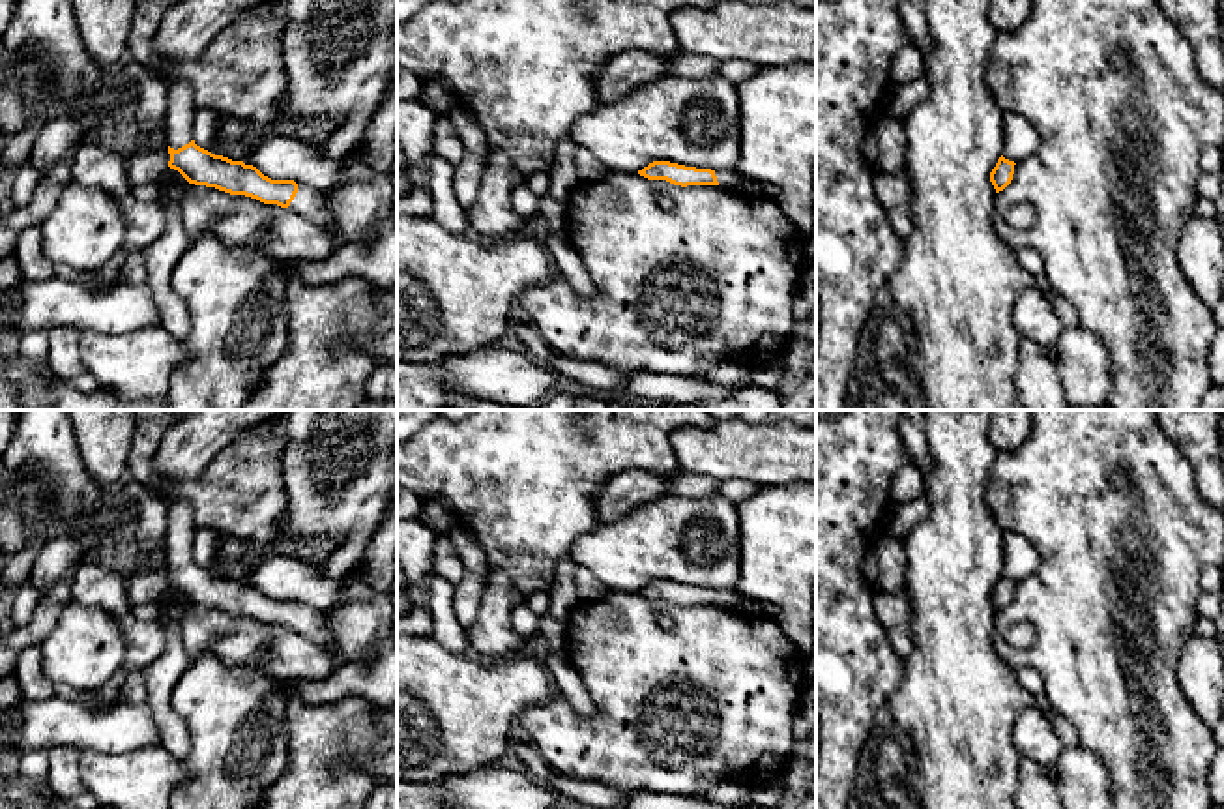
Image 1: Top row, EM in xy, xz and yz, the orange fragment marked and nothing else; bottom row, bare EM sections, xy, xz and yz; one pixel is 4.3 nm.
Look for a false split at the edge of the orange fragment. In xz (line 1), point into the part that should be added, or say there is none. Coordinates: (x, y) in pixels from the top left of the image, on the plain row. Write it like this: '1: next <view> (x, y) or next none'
1: next xz (727, 598)

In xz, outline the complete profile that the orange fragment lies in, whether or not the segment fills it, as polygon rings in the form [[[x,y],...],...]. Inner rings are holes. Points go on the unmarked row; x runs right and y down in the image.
[[[653,581],[642,590],[638,590],[640,596],[648,599],[666,599],[674,605],[719,605],[722,609],[734,609],[737,610],[737,592],[736,588],[724,588],[724,590],[711,590],[711,588],[696,588],[696,586],[685,586],[670,581]]]

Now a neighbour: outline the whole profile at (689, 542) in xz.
[[[666,494],[614,522],[593,526],[576,537],[571,556],[608,590],[638,592],[653,581],[734,590],[739,581],[739,519],[736,504],[722,494],[702,500]]]

